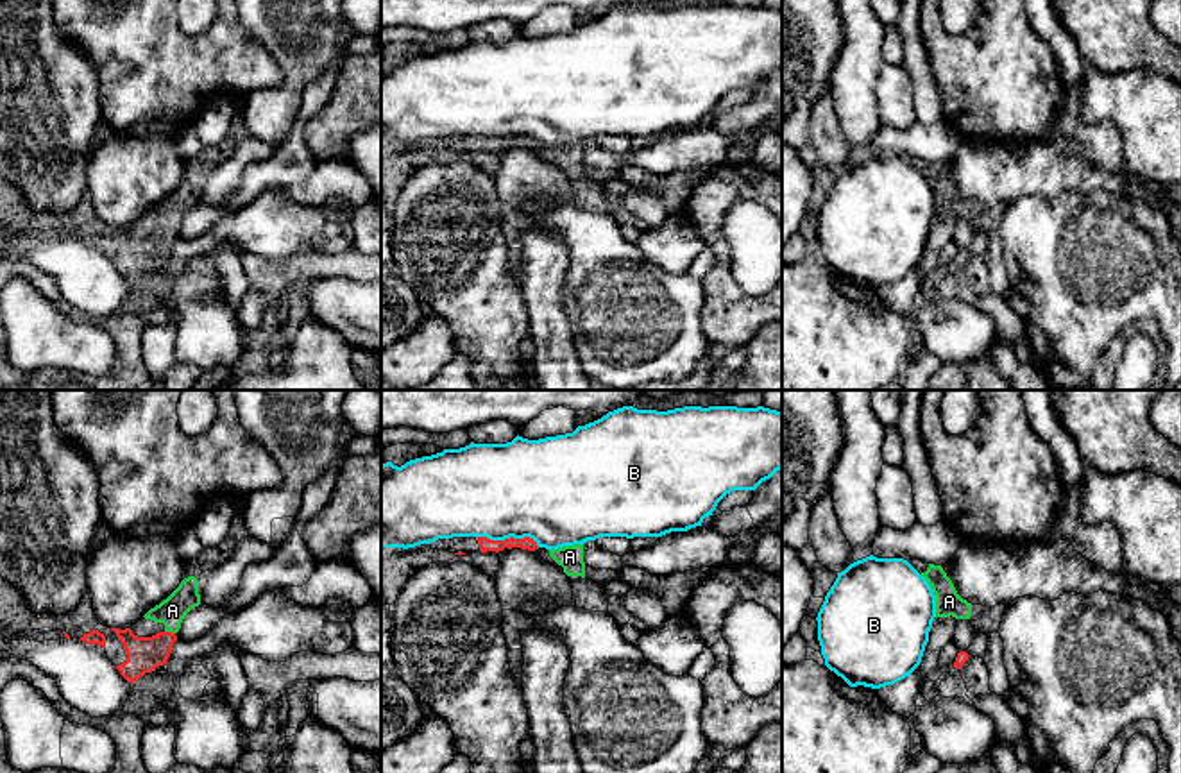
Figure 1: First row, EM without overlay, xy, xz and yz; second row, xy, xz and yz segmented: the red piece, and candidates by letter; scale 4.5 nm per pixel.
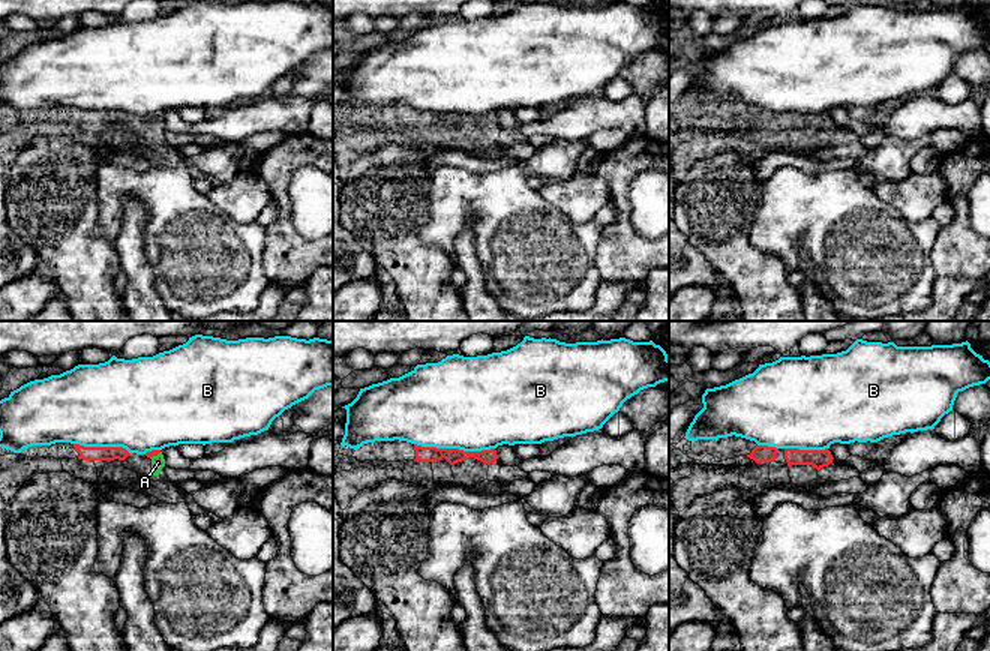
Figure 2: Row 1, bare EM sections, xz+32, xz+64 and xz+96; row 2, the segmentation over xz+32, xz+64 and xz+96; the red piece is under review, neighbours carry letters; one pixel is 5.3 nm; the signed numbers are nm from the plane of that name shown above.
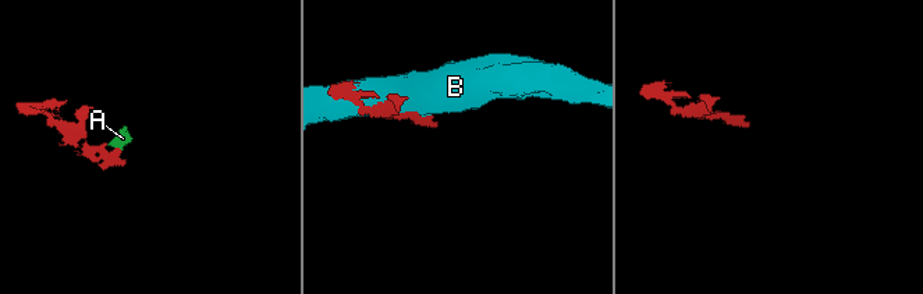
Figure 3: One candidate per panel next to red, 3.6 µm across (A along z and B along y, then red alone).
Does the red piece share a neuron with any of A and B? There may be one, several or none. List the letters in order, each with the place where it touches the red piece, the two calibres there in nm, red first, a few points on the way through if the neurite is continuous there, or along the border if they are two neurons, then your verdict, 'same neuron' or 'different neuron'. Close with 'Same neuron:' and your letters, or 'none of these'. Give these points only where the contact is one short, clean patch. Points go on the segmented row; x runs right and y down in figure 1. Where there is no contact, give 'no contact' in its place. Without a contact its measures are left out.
A: contact xy (170, 632); calibres 160 and 120 nm; same neuron
B: contact xz (509, 539); calibres 60 and 440 nm; different neuron
Same neuron: A

